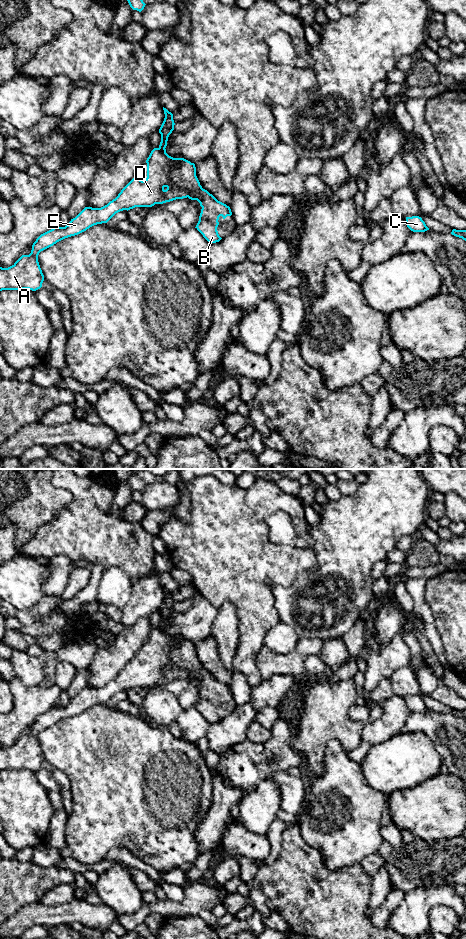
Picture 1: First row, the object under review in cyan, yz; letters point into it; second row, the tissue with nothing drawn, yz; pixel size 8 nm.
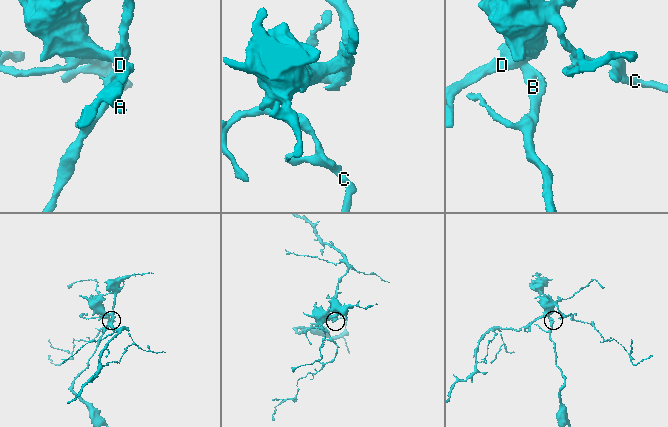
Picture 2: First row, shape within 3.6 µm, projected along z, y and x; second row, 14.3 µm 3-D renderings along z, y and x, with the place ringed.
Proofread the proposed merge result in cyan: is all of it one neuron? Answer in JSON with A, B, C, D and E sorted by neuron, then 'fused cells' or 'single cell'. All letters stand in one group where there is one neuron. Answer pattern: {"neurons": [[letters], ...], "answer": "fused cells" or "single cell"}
{"neurons": [["A", "C", "D", "E"], ["B"]], "answer": "fused cells"}

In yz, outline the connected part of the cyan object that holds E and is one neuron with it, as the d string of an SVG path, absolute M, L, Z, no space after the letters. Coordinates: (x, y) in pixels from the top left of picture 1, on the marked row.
M154 148L146 160L147 178L142 181L133 178L118 194L118 196L101 208L85 207L75 218L65 227L54 227L53 229L41 234L32 245L29 255L22 255L12 266L8 268L0 267L0 291L29 289L36 291L42 287L44 275L38 262L38 255L41 251L53 246L57 242L78 235L90 227L107 223L116 213L123 210L130 210L135 207L152 207L155 204L163 204L176 199L187 198L190 194L188 190L180 188L171 178L170 171L175 164L169 156L159 148Z

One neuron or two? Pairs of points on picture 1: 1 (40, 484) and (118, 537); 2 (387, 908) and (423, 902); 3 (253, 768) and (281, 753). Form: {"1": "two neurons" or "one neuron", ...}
{"1": "two neurons", "2": "two neurons", "3": "one neuron"}

